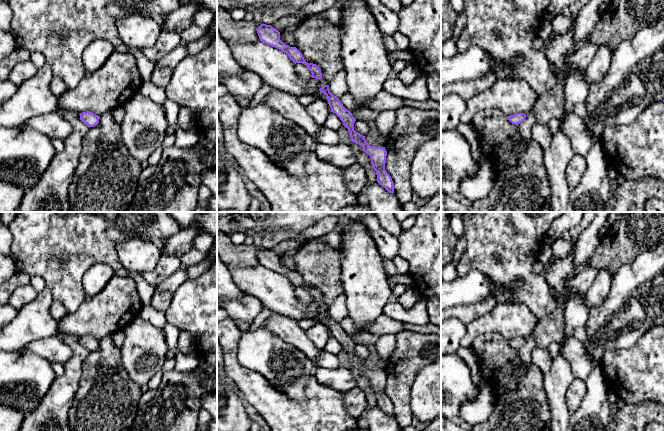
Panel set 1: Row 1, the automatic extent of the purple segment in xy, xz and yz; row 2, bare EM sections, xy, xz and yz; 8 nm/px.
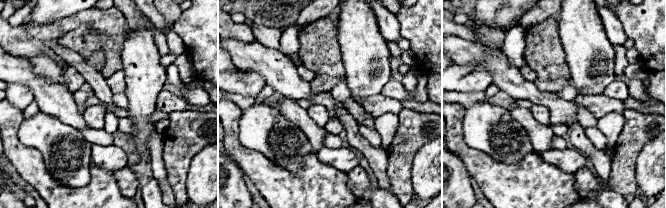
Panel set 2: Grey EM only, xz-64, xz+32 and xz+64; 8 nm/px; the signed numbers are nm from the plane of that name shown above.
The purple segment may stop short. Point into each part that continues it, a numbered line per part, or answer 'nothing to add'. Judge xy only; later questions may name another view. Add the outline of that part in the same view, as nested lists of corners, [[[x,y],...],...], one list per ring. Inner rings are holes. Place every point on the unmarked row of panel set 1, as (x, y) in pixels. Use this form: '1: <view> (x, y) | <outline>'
nothing to add

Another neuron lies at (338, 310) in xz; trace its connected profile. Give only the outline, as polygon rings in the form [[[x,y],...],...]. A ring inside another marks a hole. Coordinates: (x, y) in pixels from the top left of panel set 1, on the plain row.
[[[344,293],[334,300],[333,304],[329,308],[329,313],[337,322],[349,317],[346,306],[346,295]]]

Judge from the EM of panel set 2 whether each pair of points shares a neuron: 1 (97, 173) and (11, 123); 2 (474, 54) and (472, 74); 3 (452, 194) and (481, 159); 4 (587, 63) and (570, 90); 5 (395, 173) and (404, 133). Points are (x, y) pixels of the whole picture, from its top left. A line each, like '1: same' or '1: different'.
1: same
2: different
3: different
4: different
5: same

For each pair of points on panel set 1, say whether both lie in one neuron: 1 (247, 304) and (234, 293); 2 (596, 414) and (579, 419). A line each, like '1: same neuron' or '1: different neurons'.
1: different neurons
2: same neuron

